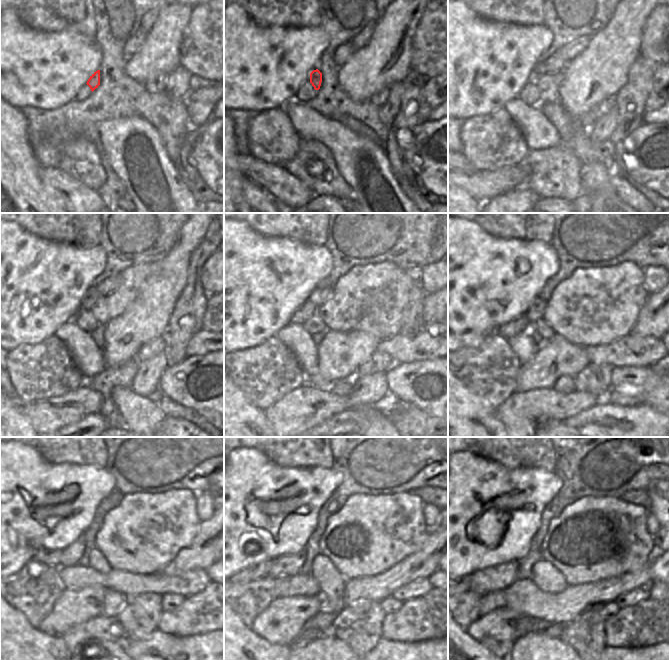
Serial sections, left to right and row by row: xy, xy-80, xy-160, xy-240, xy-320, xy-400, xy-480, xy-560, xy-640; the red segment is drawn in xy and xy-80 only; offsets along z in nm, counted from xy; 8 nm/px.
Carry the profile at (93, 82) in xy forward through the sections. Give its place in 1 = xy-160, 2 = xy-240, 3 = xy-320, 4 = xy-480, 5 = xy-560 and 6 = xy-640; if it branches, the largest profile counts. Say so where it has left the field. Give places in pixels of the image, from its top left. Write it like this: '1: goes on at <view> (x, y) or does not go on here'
1: goes on at xy-160 (548, 84)
2: goes on at xy-240 (108, 307)
3: goes on at xy-320 (372, 298)
4: goes on at xy-480 (145, 532)
5: goes on at xy-560 (369, 534)
6: goes on at xy-640 (593, 539)

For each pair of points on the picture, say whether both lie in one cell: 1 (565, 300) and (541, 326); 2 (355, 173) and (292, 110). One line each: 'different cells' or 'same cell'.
1: different cells
2: same cell

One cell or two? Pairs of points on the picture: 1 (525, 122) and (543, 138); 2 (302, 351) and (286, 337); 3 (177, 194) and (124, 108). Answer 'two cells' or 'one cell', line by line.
1: one cell
2: one cell
3: two cells

